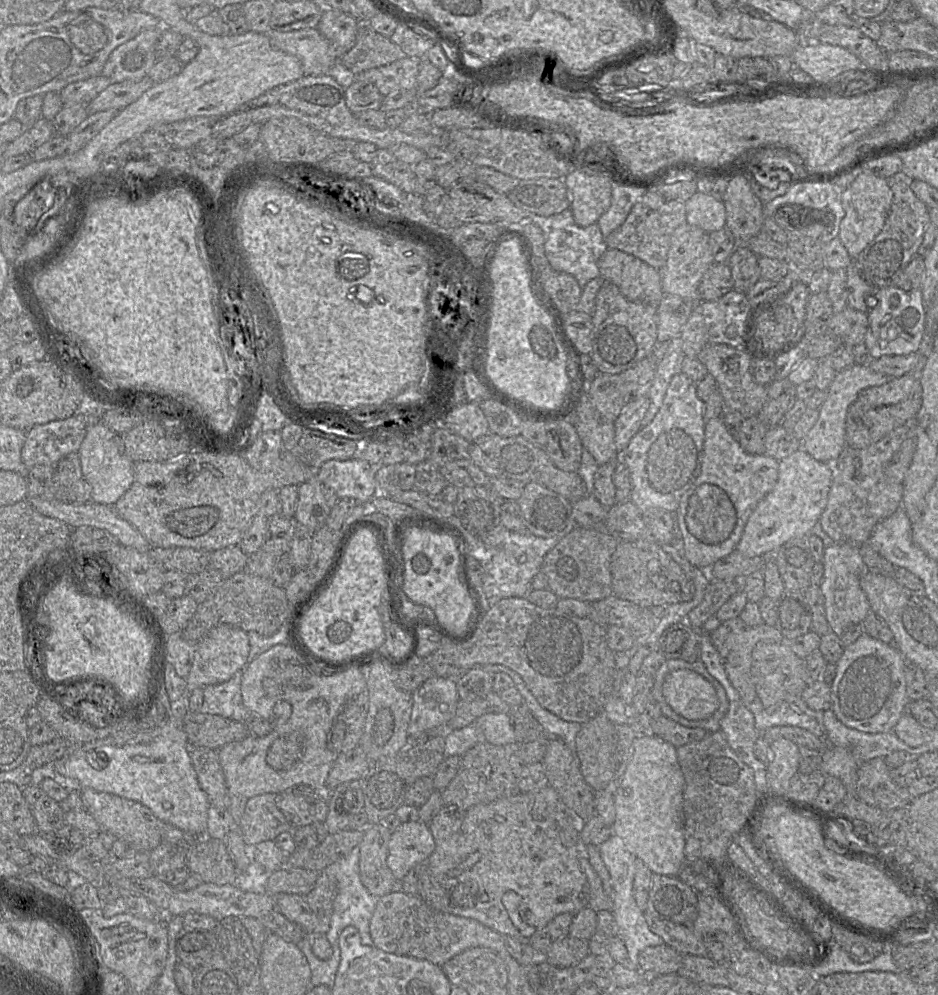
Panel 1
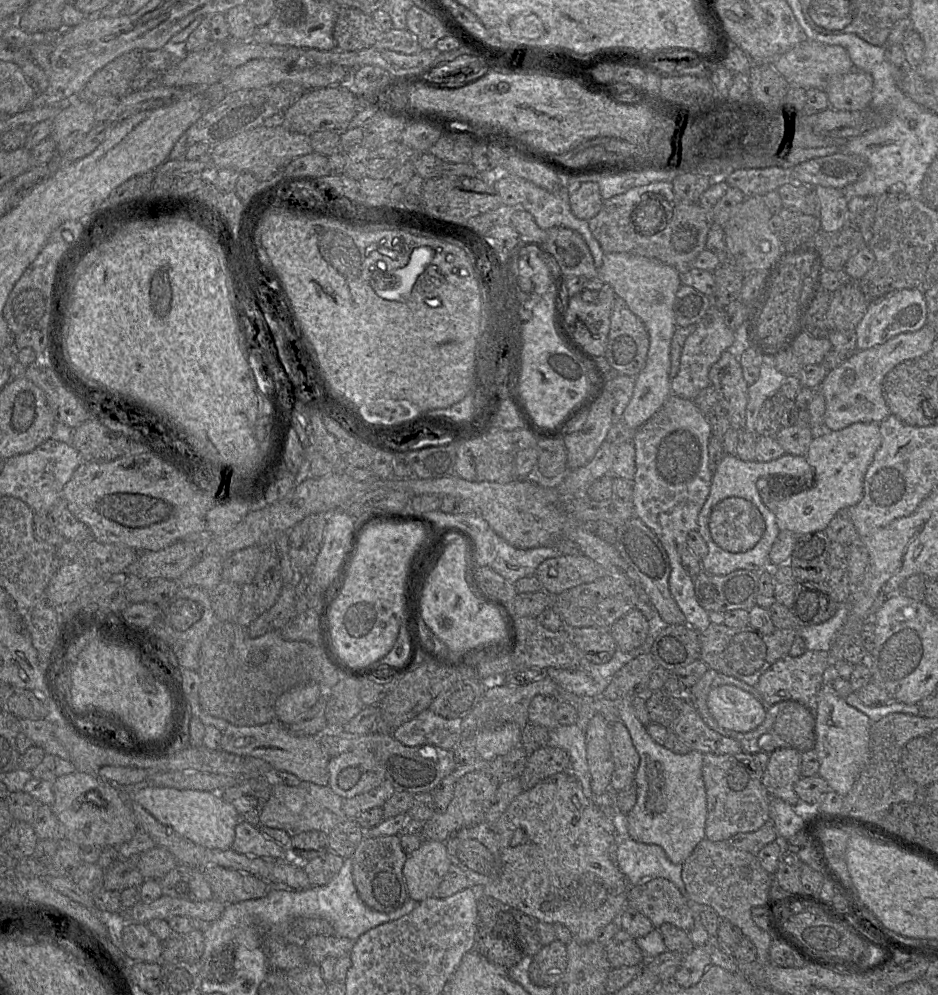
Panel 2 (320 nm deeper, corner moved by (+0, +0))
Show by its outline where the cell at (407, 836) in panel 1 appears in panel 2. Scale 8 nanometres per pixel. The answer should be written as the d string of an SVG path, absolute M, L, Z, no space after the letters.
M423 839L416 850L407 854L403 866L410 898L422 901L432 897L451 864L445 842Z

